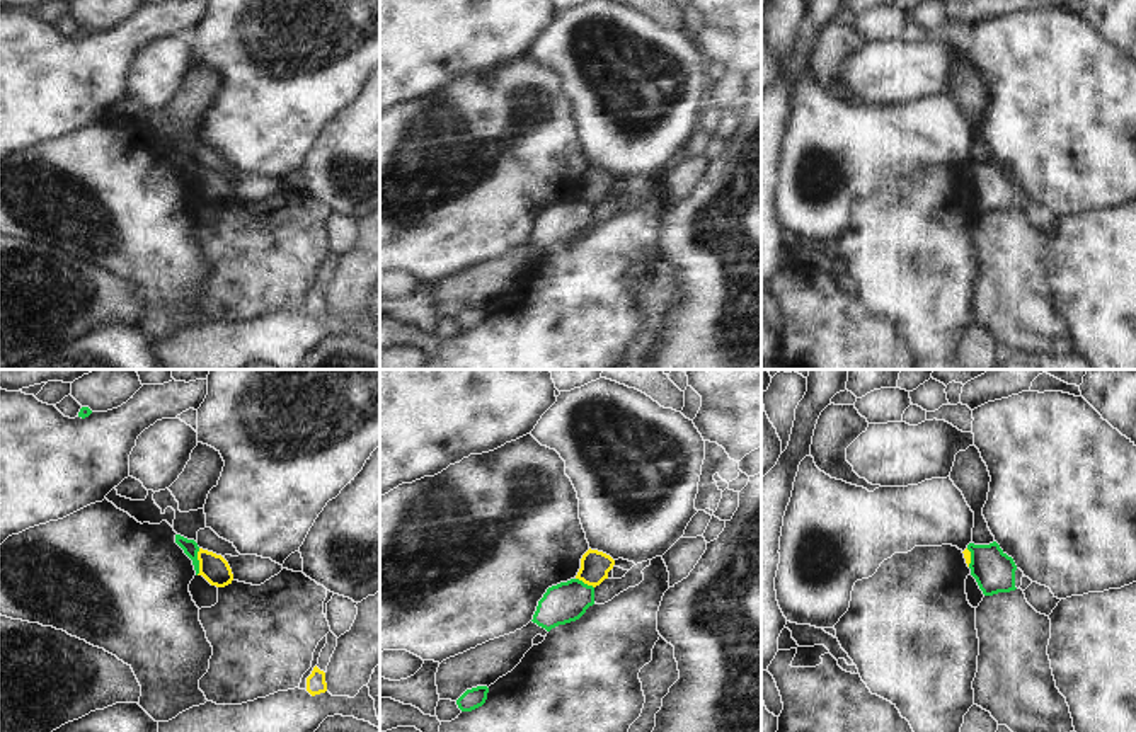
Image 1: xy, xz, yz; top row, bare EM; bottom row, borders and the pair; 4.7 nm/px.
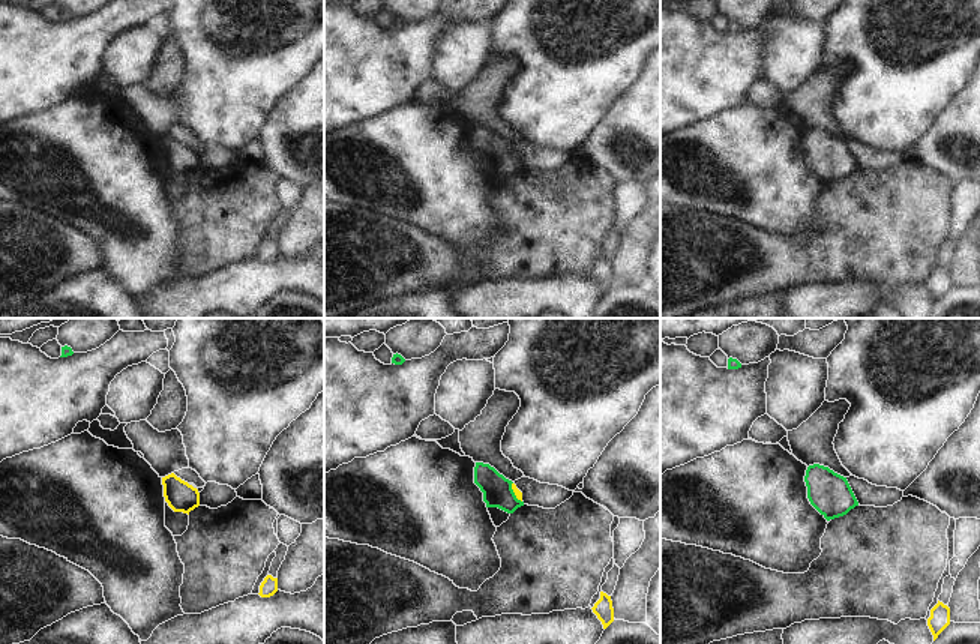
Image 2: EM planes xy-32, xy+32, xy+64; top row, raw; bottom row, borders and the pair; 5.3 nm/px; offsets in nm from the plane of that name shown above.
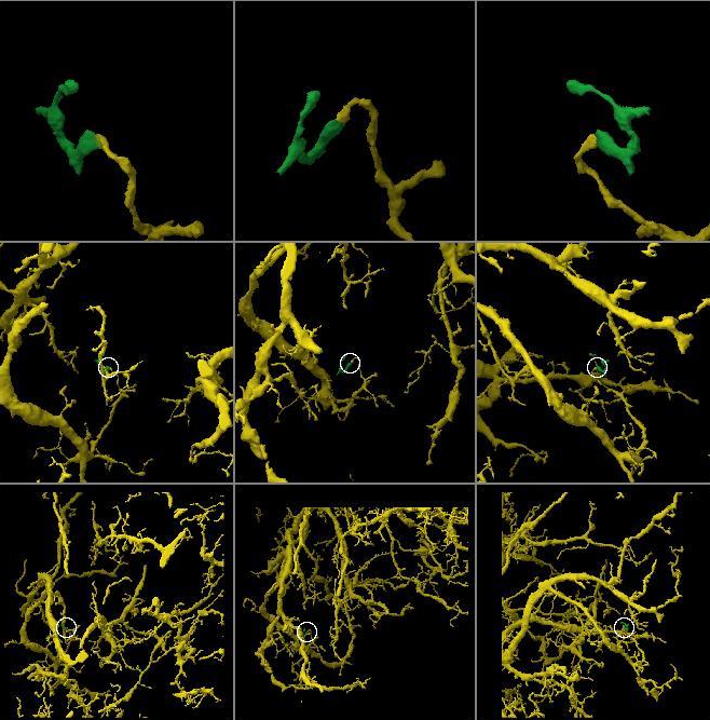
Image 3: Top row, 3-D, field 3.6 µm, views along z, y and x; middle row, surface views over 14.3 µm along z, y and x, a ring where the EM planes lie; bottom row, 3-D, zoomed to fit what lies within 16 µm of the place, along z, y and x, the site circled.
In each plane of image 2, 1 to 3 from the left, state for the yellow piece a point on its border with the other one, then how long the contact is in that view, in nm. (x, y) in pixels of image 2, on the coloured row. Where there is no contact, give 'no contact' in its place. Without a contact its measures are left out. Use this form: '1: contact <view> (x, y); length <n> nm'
1: no contact
2: contact xy+32 (514, 493); length 120 nm
3: no contact

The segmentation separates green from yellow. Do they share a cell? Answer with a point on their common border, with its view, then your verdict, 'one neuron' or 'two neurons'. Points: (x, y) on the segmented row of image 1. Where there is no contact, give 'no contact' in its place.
xy (198, 562) | two neurons

